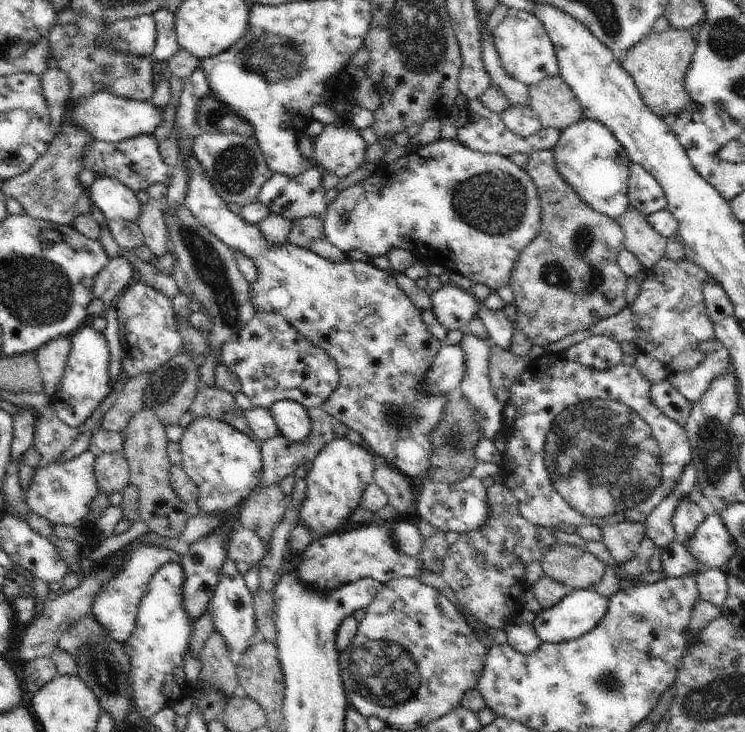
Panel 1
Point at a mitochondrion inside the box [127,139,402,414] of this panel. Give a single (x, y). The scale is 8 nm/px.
(210, 268)

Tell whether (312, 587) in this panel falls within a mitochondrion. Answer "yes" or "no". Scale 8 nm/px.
no

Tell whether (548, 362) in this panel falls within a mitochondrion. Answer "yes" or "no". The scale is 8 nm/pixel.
no

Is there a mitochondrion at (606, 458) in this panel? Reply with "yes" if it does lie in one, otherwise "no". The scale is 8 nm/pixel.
yes

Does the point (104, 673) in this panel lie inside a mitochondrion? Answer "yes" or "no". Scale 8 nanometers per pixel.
yes

